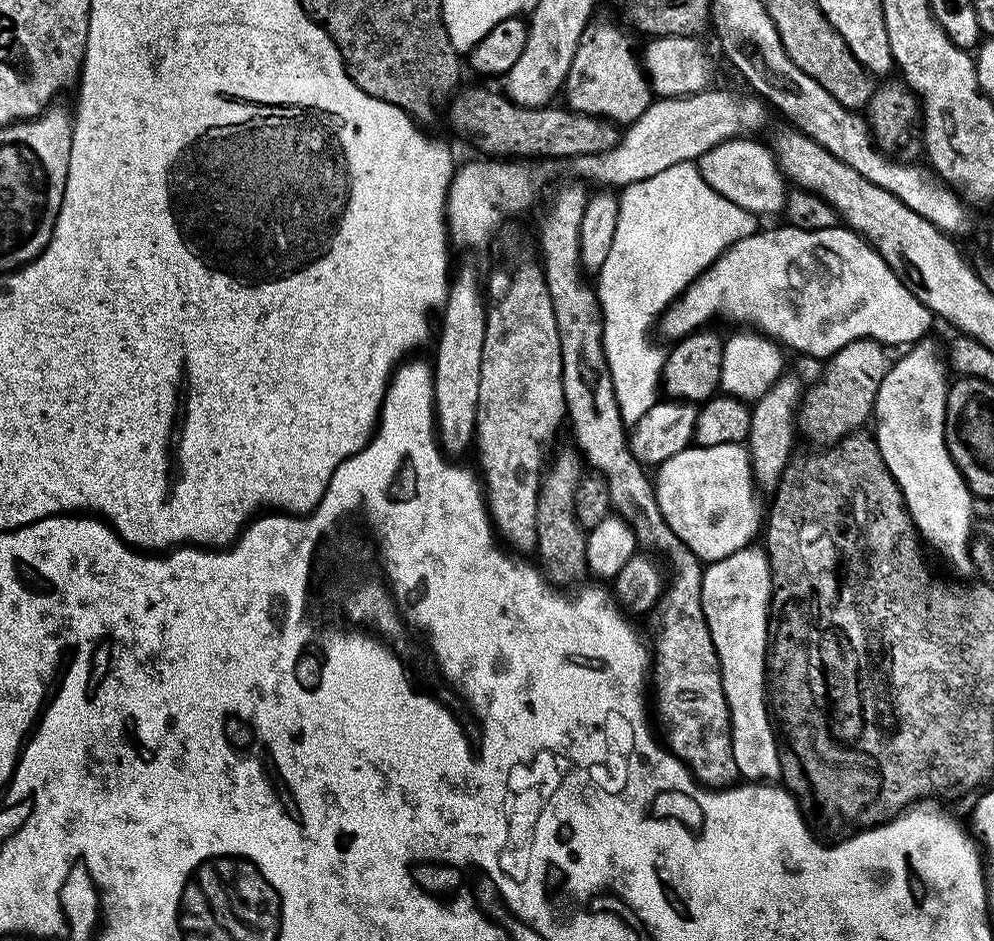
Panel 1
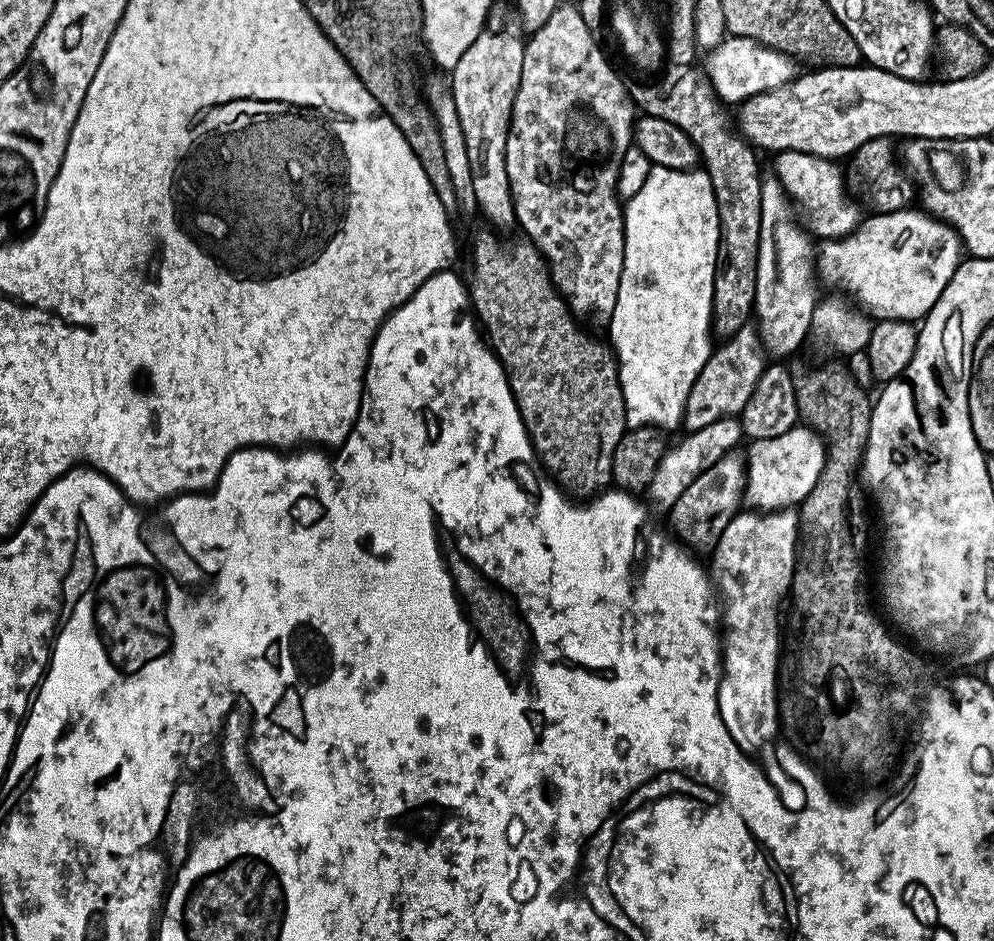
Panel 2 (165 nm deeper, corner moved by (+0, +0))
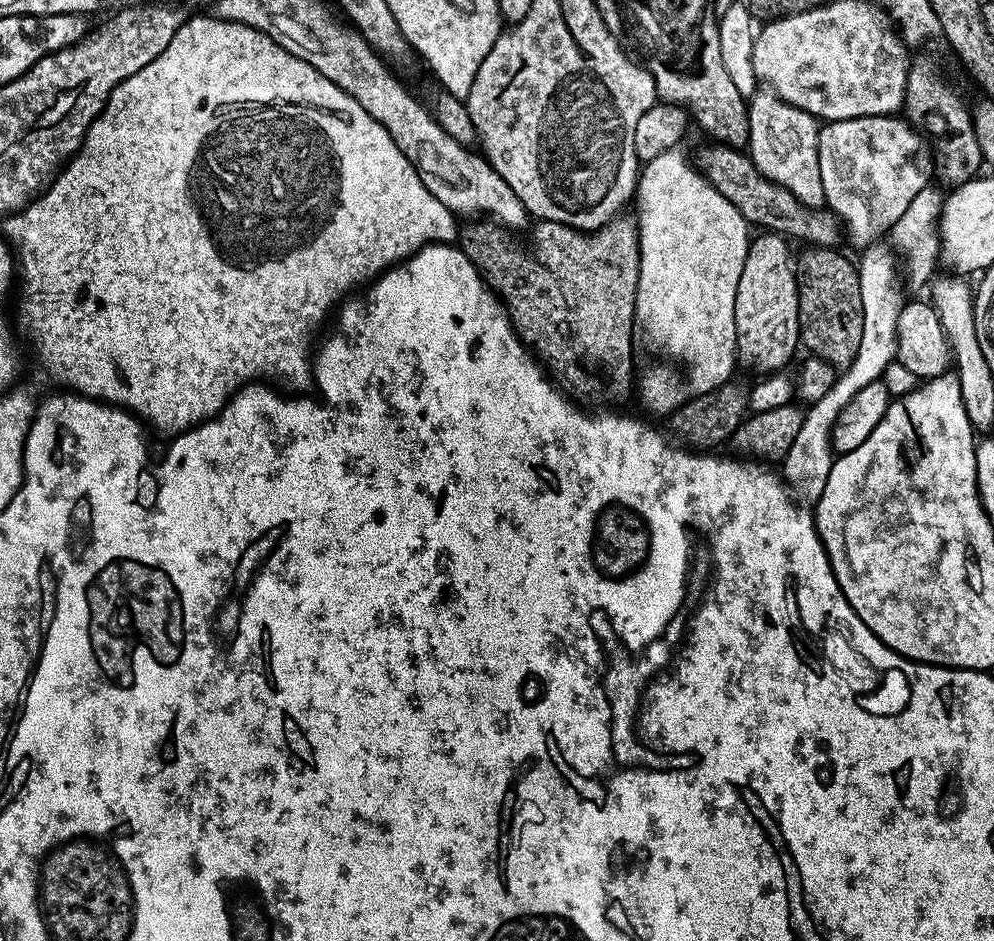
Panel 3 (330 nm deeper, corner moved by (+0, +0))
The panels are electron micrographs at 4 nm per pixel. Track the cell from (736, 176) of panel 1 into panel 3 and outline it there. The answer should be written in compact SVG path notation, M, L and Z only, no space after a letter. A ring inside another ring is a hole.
M896 114L890 116L863 116L862 118L850 118L849 120L834 120L825 123L821 127L820 133L818 134L818 170L822 174L824 203L827 211L831 212L840 221L846 240L849 240L852 244L857 244L857 249L863 250L869 247L879 237L876 236L879 232L885 233L894 226L894 222L898 221L898 218L901 218L902 214L905 213L907 206L913 201L914 196L926 185L924 172L920 169L919 162L916 161L916 155L920 152L920 140L922 141L921 133L913 128L907 119L901 118Z

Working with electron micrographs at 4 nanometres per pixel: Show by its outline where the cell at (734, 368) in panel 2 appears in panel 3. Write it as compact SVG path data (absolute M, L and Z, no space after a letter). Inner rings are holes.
M765 231L763 234L756 234L751 237L746 262L742 262L742 278L738 278L738 290L734 294L734 326L736 327L736 359L741 365L753 368L758 374L777 373L785 369L786 364L795 354L796 348L801 347L800 343L800 288L796 285L796 270L794 267L794 252L788 249L789 241L783 235L775 232Z

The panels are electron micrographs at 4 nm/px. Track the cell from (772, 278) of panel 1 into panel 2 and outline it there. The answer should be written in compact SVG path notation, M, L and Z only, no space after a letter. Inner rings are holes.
M923 210L882 212L861 219L855 232L839 240L825 240L819 245L816 271L819 279L829 284L829 289L843 290L869 317L877 321L923 321L929 310L938 302L946 282L954 274L962 259L960 236L944 221L929 216Z

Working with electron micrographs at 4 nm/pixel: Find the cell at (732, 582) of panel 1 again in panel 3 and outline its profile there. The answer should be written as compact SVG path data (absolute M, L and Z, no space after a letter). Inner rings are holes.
M873 243L863 249L861 256L864 257L858 260L864 307L862 346L858 346L858 354L854 354L854 362L849 368L837 375L834 386L830 386L830 390L826 390L826 394L822 394L822 398L818 398L818 402L814 402L805 411L802 430L798 430L798 435L794 437L794 442L782 461L782 479L801 501L819 500L826 486L826 478L830 478L834 459L832 427L838 414L842 414L844 407L852 401L854 394L858 394L858 390L862 390L862 386L870 386L870 382L880 380L888 364L896 360L898 314L904 309L906 296L900 293L900 284L896 281L896 256L887 243L880 243Z

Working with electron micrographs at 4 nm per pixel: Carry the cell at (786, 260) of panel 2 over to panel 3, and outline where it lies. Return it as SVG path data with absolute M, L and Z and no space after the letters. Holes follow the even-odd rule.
M758 90L748 100L748 121L750 122L750 134L748 135L747 151L752 157L754 166L770 182L790 190L798 202L808 208L817 210L825 207L824 191L822 190L822 174L818 170L818 134L821 125L815 116L803 112L801 108L790 106L780 96L771 90Z

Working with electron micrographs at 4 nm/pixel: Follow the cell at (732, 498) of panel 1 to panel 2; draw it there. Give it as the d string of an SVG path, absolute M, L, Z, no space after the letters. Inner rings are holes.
M797 426L786 430L786 434L778 434L778 438L754 440L747 446L747 484L743 499L761 512L774 512L803 504L824 469L826 444L820 433L807 426Z

